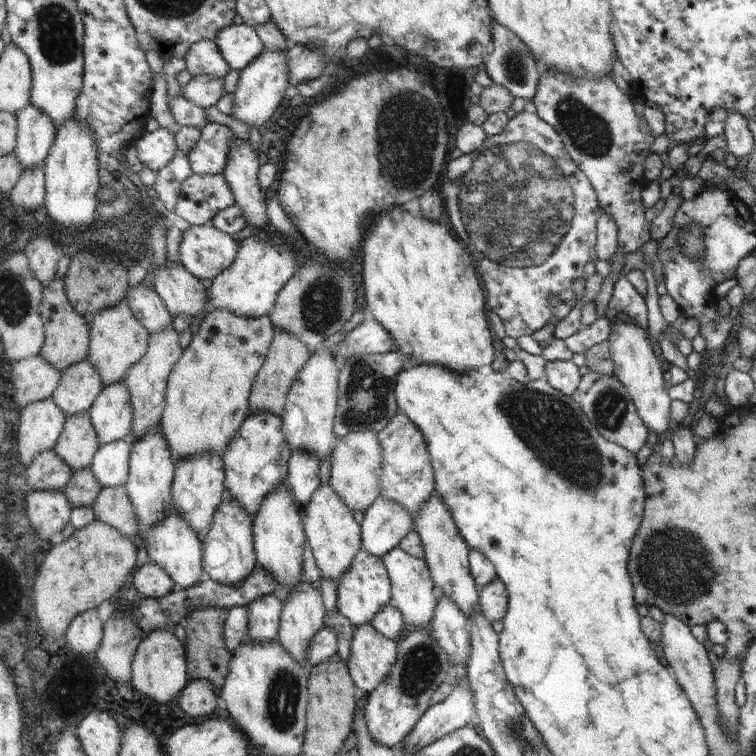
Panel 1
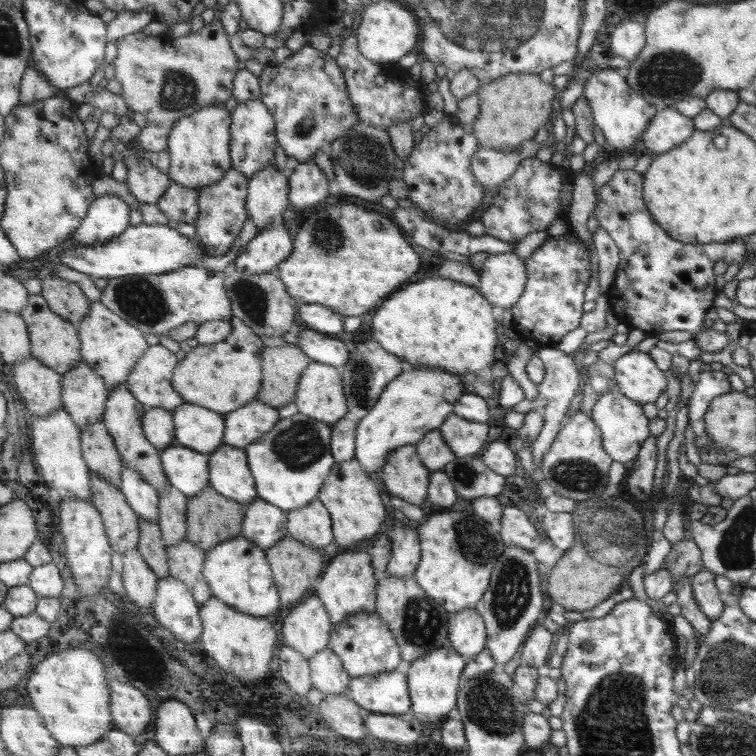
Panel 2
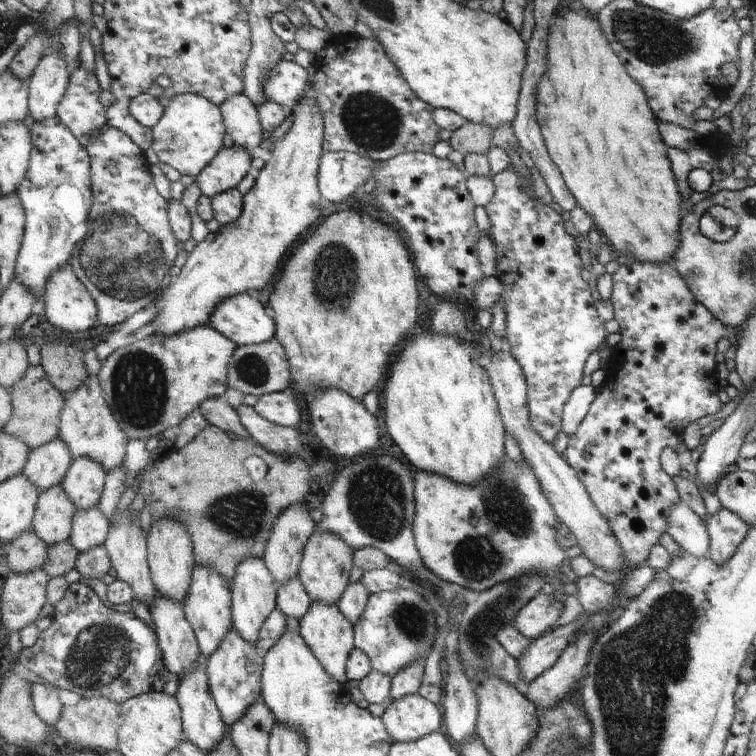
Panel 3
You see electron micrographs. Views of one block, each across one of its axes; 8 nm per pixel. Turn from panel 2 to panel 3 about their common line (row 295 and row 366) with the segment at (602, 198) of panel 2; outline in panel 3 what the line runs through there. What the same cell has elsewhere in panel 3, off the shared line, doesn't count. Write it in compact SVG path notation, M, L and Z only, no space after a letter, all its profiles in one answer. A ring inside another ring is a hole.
M631 262L631 264L618 264L611 275L611 306L613 311L613 319L619 325L619 336L621 336L619 342L610 348L609 360L606 366L602 367L603 383L599 386L593 402L589 405L587 414L582 418L579 428L569 436L567 446L562 452L562 457L565 457L565 461L570 465L571 469L577 474L578 479L582 482L582 485L589 494L591 502L593 502L595 508L598 509L599 514L603 516L603 520L610 525L611 532L614 533L615 540L621 548L621 564L623 568L628 570L637 568L641 564L646 563L647 554L651 550L653 544L659 542L659 536L665 532L667 528L667 520L665 520L665 512L675 506L679 502L679 494L673 486L671 477L667 476L663 470L661 470L661 464L659 462L659 455L663 448L673 448L673 450L679 450L677 444L682 442L682 434L684 428L687 428L691 422L695 422L697 418L701 416L707 416L707 414L715 414L721 410L723 406L725 396L722 395L722 389L718 386L718 380L715 376L715 362L713 360L715 354L715 344L725 338L734 342L735 331L731 328L723 326L711 313L702 305L699 301L695 300L695 297L689 292L687 286L681 276L677 274L677 271L672 265L665 262L659 262L659 264L651 264L651 262Z

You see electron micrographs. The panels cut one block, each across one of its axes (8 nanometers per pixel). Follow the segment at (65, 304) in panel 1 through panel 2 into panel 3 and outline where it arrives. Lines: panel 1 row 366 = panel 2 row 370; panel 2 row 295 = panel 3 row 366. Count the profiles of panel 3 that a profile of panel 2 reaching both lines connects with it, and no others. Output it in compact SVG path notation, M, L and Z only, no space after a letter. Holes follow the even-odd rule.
M42 363L29 367L25 376L15 386L12 386L11 396L14 412L10 422L4 428L9 436L23 440L31 448L31 451L57 438L67 396L59 388L55 388L55 384L49 380Z

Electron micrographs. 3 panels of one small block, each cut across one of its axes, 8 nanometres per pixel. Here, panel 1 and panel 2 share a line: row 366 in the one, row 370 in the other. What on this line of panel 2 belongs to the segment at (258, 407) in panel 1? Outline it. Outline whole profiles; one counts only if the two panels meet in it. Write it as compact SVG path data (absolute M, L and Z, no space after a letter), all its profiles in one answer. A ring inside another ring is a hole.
M296 345L263 348L263 388L258 398L281 410L295 403L303 374L313 361Z

